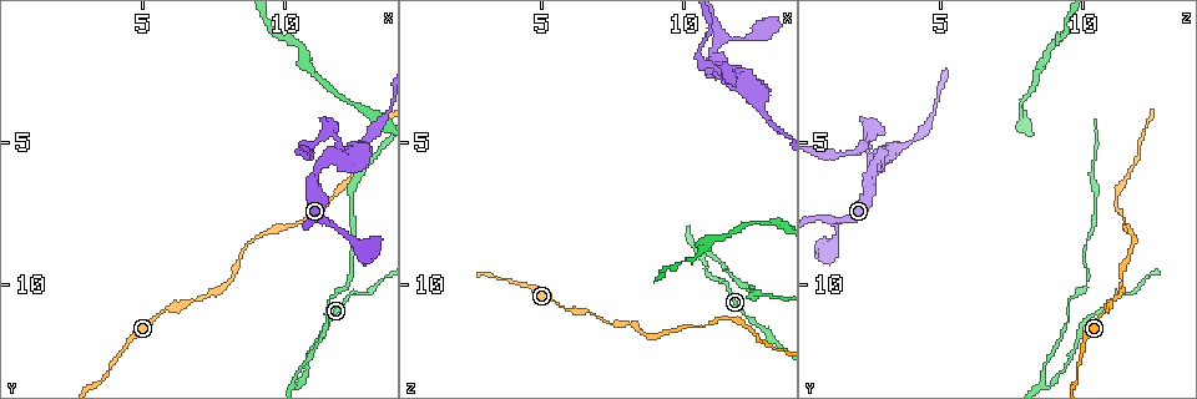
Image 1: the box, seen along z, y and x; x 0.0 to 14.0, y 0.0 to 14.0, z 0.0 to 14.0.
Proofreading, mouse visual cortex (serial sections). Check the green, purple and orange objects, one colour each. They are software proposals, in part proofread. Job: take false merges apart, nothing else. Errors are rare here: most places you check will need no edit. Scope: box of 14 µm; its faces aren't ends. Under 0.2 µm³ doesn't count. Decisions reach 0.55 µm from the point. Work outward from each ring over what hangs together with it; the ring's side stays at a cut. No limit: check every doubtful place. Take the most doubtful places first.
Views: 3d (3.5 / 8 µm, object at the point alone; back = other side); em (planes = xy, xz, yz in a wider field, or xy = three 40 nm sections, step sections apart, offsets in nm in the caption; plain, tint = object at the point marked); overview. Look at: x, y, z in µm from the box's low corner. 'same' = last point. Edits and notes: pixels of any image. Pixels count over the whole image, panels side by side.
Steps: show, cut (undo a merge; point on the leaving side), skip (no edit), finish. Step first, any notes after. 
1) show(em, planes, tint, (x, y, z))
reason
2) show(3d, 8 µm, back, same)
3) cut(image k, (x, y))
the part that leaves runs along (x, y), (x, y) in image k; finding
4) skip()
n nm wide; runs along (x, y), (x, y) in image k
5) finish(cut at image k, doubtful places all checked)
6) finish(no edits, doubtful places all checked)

show(3d, 8 µm, back, (10.4, 13.2, 8.6))
thin neck

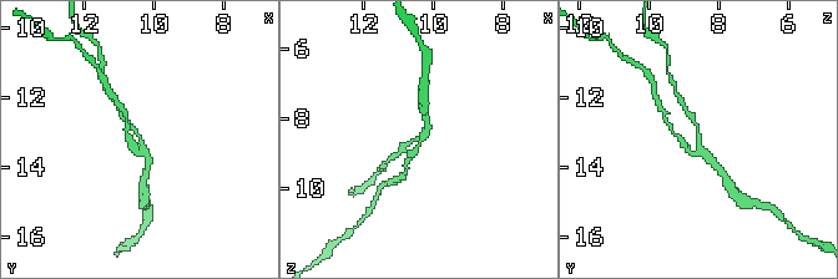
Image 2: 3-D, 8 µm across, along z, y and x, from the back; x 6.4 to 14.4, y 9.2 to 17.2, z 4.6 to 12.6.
show(em, xy, step 3, tint, (10.4, 13.2, 8.6))
3 arms; arms of 200, 200, 250 nm; need the tissue

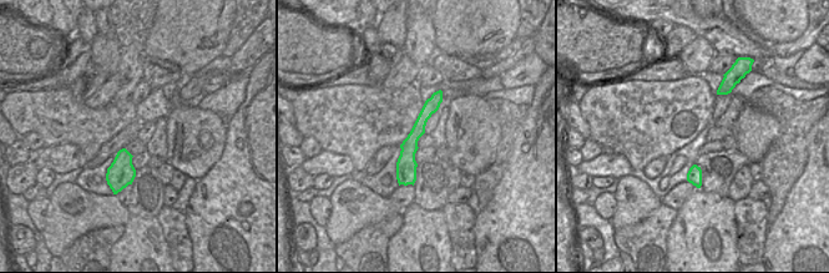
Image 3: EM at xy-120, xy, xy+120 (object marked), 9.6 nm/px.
skip()
runs along (439, 94), (409, 145), (402, 181) in image 3; one cell here

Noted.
show(3d, 8 µm, (12.0, 5.5, 2.8))
thin arm on a thick one

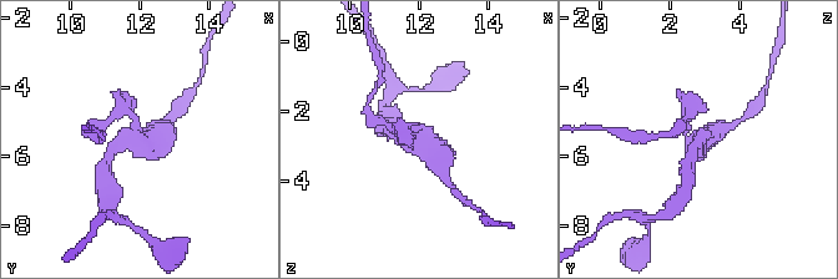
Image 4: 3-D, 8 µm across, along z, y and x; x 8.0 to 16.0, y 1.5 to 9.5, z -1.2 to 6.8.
show(3d, 3.5 µm, (12.0, 5.4, 2.8))
zoom in

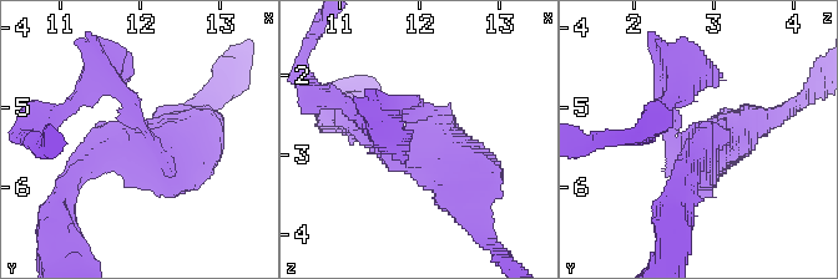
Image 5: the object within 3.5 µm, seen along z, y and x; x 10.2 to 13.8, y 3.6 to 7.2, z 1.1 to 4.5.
show(em, xy, step 3, tint, (12.00, 5.40, 2.75))
shape alone is not enough

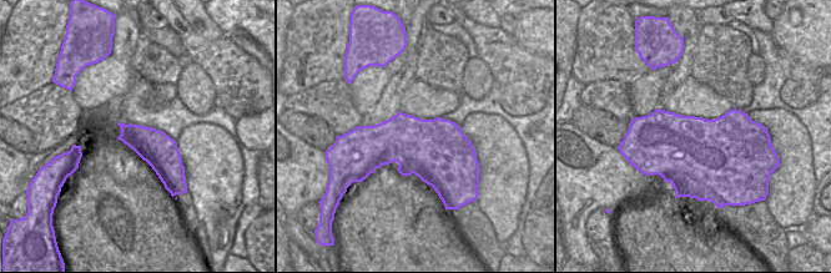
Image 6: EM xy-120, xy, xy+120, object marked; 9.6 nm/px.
cut(image 5, (659, 96))
the part that leaves runs along (137, 127), (106, 74), (69, 108) in image 5; two cells meet here

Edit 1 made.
show(overview)
see it whole again

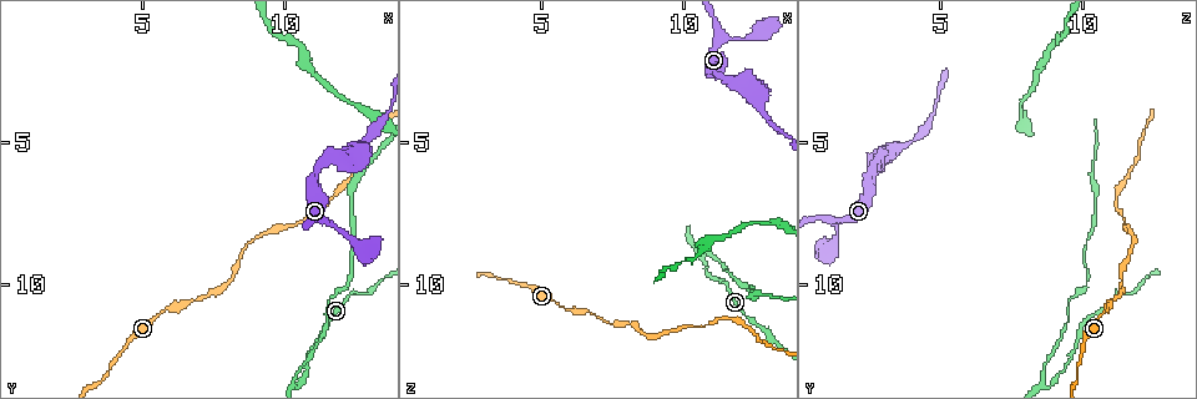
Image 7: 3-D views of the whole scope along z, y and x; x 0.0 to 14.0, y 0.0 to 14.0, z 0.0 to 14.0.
show(3d, 8 µm, (11.7, 8.0, 1.4))
side arm on a straight run

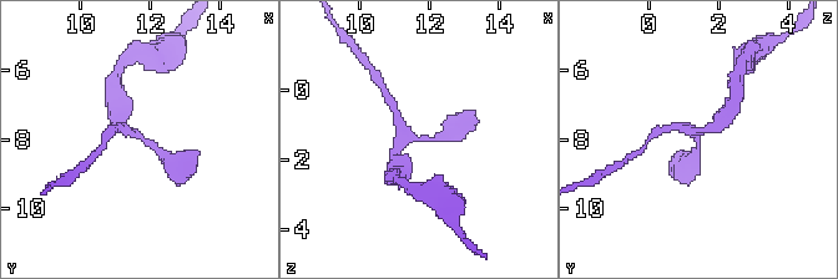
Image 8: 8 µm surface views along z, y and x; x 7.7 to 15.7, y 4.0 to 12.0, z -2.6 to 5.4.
show(3d, 3.5 µm, (11.8, 7.9, 1.3))
zoom in

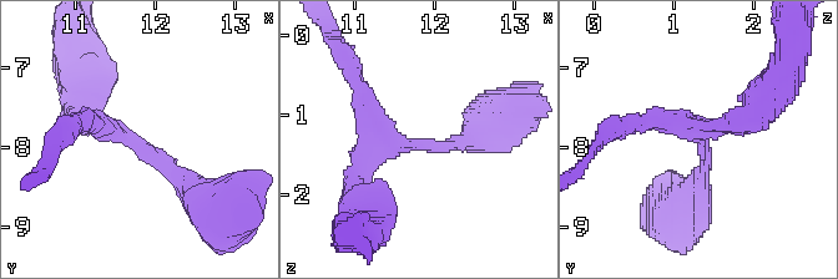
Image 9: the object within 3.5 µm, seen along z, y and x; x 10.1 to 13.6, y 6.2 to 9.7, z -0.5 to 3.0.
skip()
runs along (76, 123), (115, 131), (200, 192) in image 9; one cell here

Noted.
finish(cut at image 5, doubtful places all checked)

